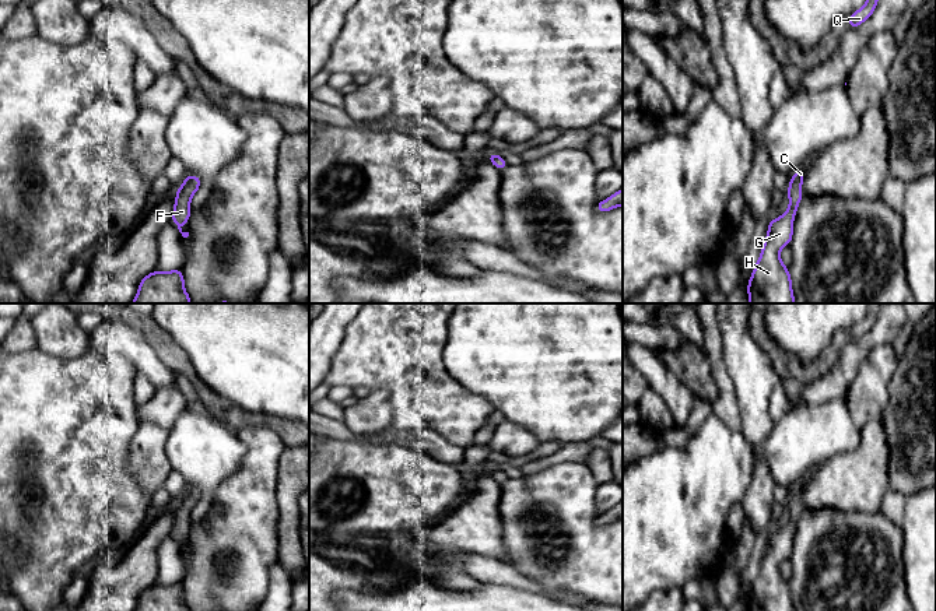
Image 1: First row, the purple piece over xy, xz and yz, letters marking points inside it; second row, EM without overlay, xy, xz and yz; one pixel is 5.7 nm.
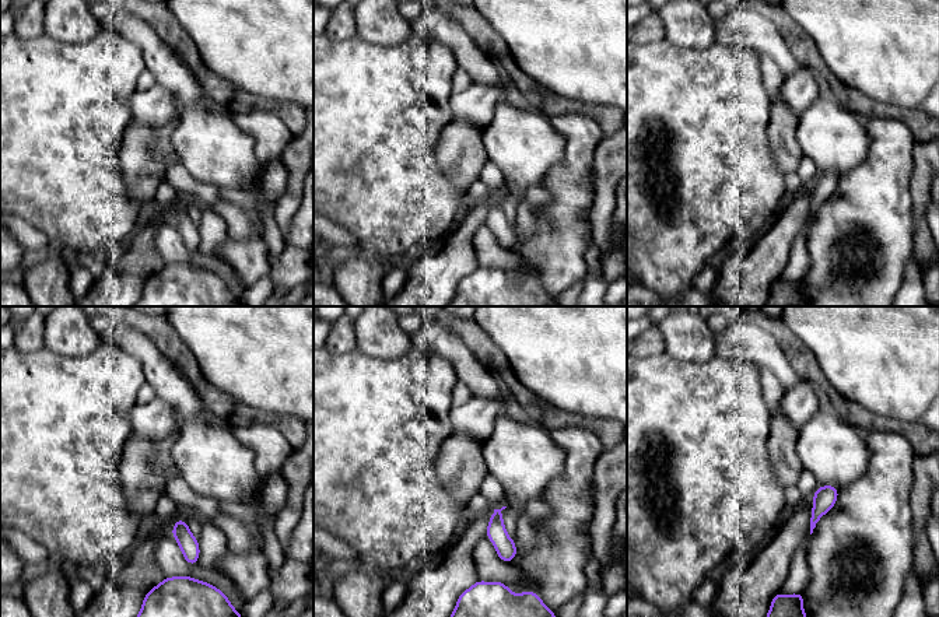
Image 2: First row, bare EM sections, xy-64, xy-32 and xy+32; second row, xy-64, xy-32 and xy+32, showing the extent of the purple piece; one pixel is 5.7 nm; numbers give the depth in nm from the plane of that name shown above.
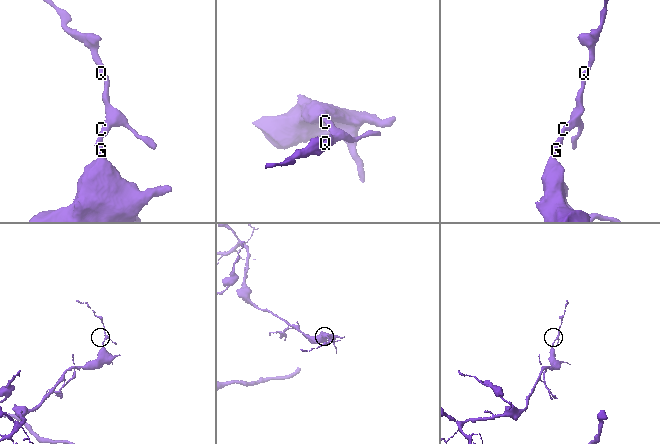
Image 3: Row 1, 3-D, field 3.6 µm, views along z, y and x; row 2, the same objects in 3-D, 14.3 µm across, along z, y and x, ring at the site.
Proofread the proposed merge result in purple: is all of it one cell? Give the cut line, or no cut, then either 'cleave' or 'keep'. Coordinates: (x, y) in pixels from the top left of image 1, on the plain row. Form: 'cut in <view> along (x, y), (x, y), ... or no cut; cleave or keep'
no cut; keep

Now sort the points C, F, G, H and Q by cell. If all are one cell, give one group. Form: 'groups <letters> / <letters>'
groups C F G H Q

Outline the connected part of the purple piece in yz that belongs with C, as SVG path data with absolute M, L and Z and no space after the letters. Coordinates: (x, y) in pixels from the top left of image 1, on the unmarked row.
M804 482L792 488L786 503L789 522L778 533L770 533L768 548L747 597L749 611L795 611L789 583L781 575L779 563L793 551L792 535L803 509L803 491Z

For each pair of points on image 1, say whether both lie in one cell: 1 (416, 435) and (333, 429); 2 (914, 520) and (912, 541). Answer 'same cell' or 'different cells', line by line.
1: same cell
2: same cell

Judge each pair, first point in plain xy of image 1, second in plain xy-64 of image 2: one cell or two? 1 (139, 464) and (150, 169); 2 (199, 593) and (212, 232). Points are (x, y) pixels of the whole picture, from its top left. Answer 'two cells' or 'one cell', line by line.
1: one cell
2: two cells

